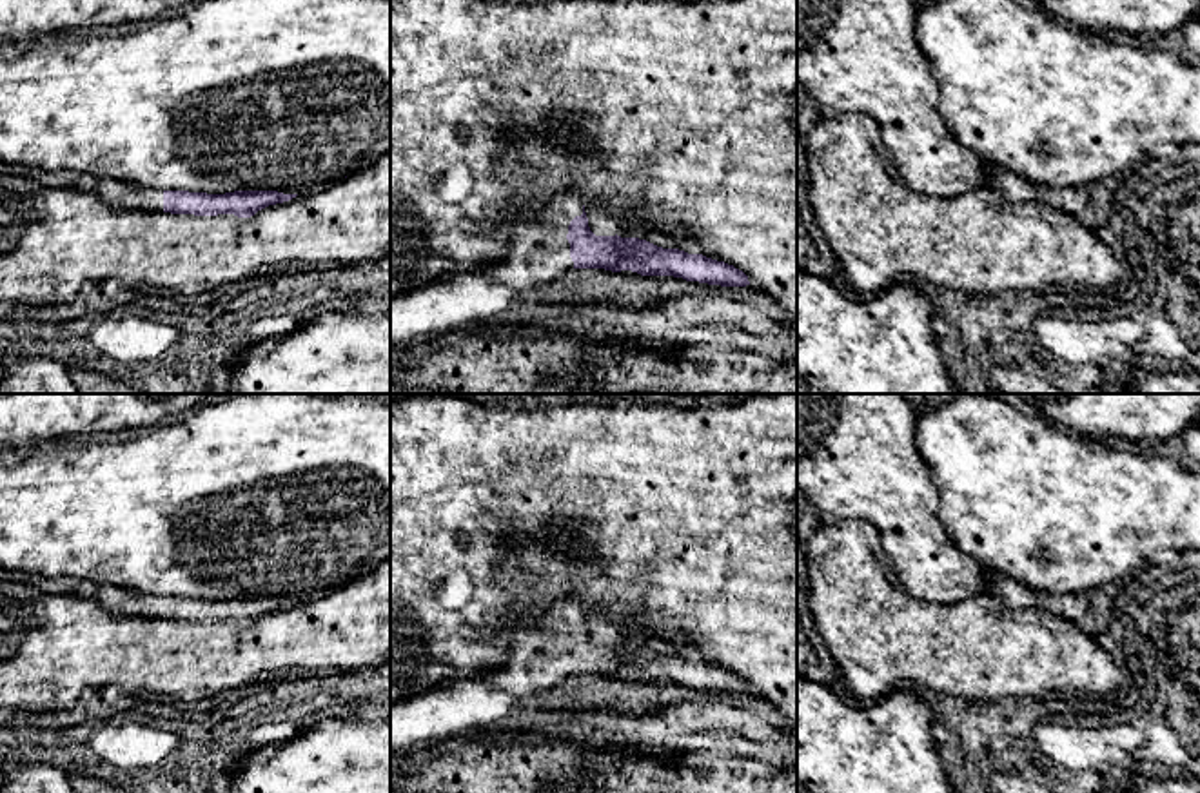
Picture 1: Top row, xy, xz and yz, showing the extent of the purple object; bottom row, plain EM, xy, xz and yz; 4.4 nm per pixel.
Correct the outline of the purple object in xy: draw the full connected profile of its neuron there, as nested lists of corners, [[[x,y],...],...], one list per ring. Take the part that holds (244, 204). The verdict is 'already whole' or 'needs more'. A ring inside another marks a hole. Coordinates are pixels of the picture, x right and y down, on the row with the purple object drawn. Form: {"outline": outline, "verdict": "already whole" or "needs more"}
{"outline": [[[0,162],[0,172],[33,178],[49,189],[73,189],[100,196],[114,210],[145,210],[194,216],[234,214],[251,218],[258,210],[289,201],[298,194],[278,191],[234,191],[225,194],[154,191],[138,183],[100,178],[78,171],[40,171],[20,163]]], "verdict": "needs more"}

